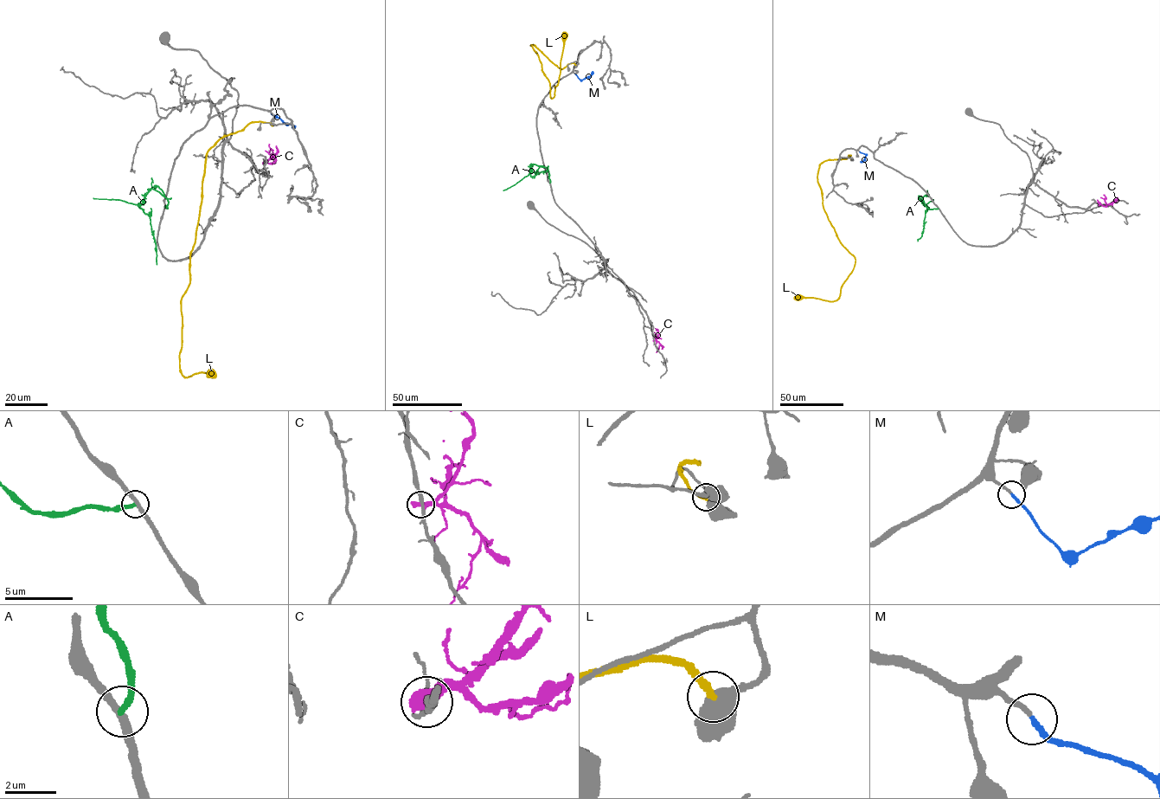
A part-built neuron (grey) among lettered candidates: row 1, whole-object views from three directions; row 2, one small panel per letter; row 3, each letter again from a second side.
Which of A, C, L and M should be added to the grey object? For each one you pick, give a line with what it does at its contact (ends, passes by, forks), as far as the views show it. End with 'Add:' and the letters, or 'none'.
M: it ends
Add: M

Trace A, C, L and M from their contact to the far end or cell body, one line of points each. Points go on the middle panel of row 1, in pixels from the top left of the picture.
A: (549, 183), (547, 168), (532, 164), (530, 172), (531, 177), (547, 171), (548, 166)
C: (654, 340), (660, 344), (656, 352)
L: (575, 65), (568, 63), (560, 69), (531, 44), (547, 79), (550, 97), (554, 95), (559, 78), (564, 32)
M: (574, 74), (582, 80), (592, 71)

